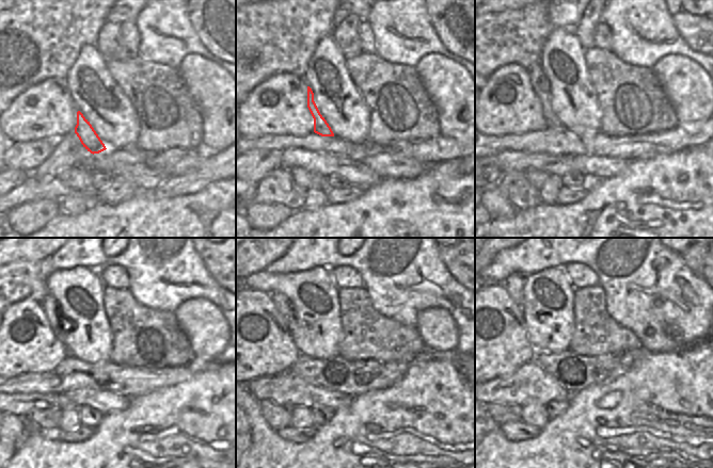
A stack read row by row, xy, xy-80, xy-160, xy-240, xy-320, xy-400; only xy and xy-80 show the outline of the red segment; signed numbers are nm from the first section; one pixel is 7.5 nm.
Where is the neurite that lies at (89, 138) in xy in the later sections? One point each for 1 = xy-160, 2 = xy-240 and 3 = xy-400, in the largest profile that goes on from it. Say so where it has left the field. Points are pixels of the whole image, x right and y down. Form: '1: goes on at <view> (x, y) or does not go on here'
1: goes on at xy-160 (541, 85)
2: goes on at xy-240 (50, 306)
3: goes on at xy-400 (513, 284)

